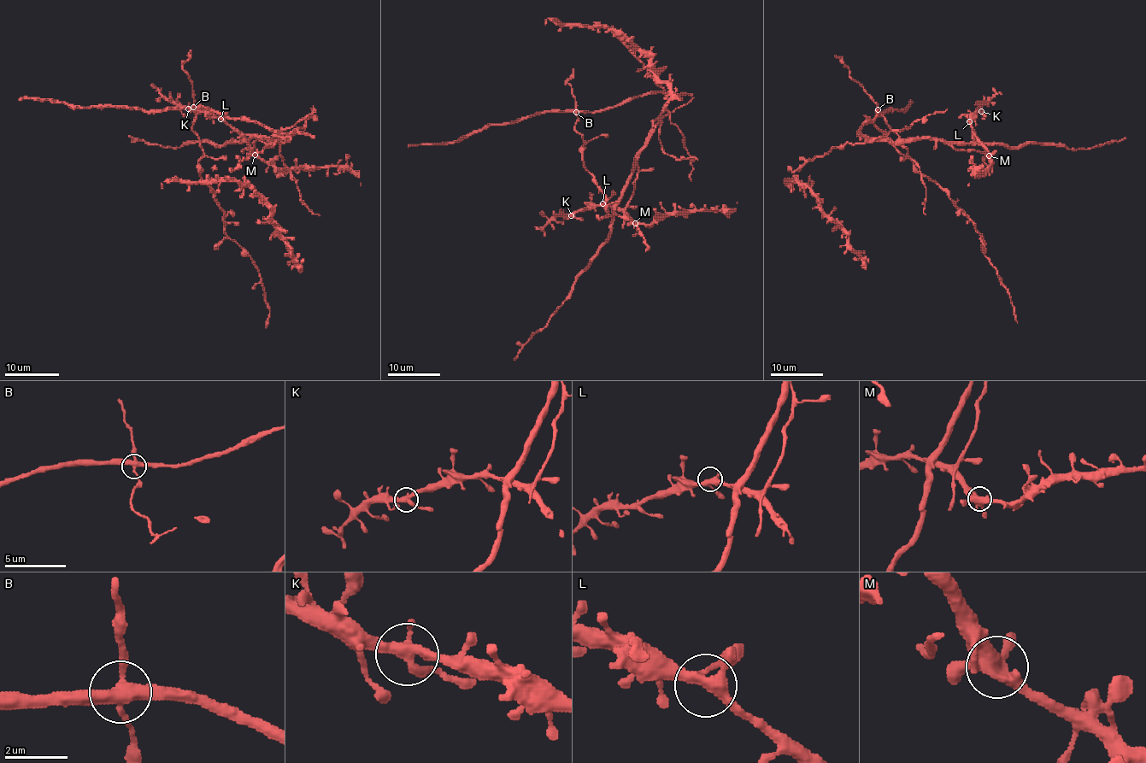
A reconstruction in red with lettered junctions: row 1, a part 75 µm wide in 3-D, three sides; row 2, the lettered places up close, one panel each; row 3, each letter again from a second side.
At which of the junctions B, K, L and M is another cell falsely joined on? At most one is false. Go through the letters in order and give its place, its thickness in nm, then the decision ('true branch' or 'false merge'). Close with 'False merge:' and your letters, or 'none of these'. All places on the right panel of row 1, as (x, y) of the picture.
B: (878, 109) | 380 nm | false merge
K: (981, 111) | 360 nm | true branch
L: (969, 121) | 360 nm | true branch
M: (989, 155) | 440 nm | true branch
False merge: B

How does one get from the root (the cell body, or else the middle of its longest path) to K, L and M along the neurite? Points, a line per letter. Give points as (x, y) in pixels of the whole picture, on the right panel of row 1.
K: (862, 127), (858, 135), (872, 138), (931, 137), (956, 149), (990, 155), (972, 127), (972, 119), (981, 111)
L: (862, 127), (858, 135), (872, 138), (915, 141), (931, 137), (956, 149), (990, 155), (969, 121)
M: (862, 127), (858, 135), (872, 138), (890, 141), (940, 138), (956, 149), (984, 152), (989, 155)

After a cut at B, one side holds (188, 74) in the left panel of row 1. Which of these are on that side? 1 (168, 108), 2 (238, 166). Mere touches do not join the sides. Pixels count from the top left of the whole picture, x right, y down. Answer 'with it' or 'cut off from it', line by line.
1: cut off from it
2: cut off from it

